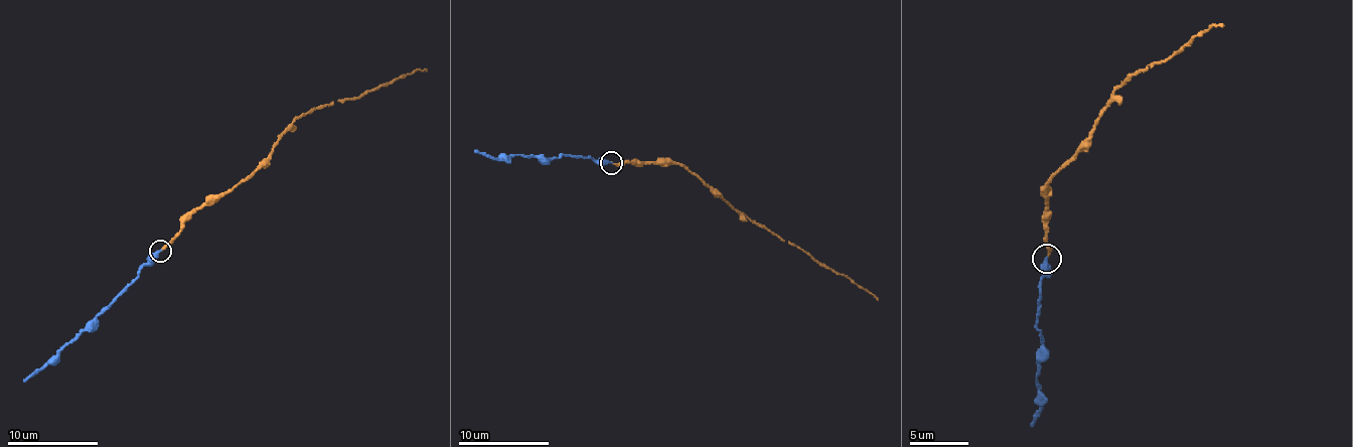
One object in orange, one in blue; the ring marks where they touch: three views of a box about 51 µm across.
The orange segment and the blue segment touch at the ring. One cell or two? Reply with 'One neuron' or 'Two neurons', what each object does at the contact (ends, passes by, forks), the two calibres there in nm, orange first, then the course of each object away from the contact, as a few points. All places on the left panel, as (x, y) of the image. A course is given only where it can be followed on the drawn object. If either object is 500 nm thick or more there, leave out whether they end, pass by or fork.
One neuron. At the ring orange ends. At the ring blue ends. Thickness 160 nm (orange) against 320 nm. Course of orange: (161, 251), (192, 212), (232, 192), (311, 110), (358, 99), (427, 69). Course of blue: (161, 251), (44, 364), (24, 381)

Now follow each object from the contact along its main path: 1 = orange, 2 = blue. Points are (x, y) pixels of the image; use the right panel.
1: (1046, 259), (1049, 182), (1092, 133), (1095, 118), (1110, 95), (1128, 78), (1163, 62), (1213, 24), (1224, 24)
2: (1046, 259), (1037, 314), (1040, 405), (1031, 426)

